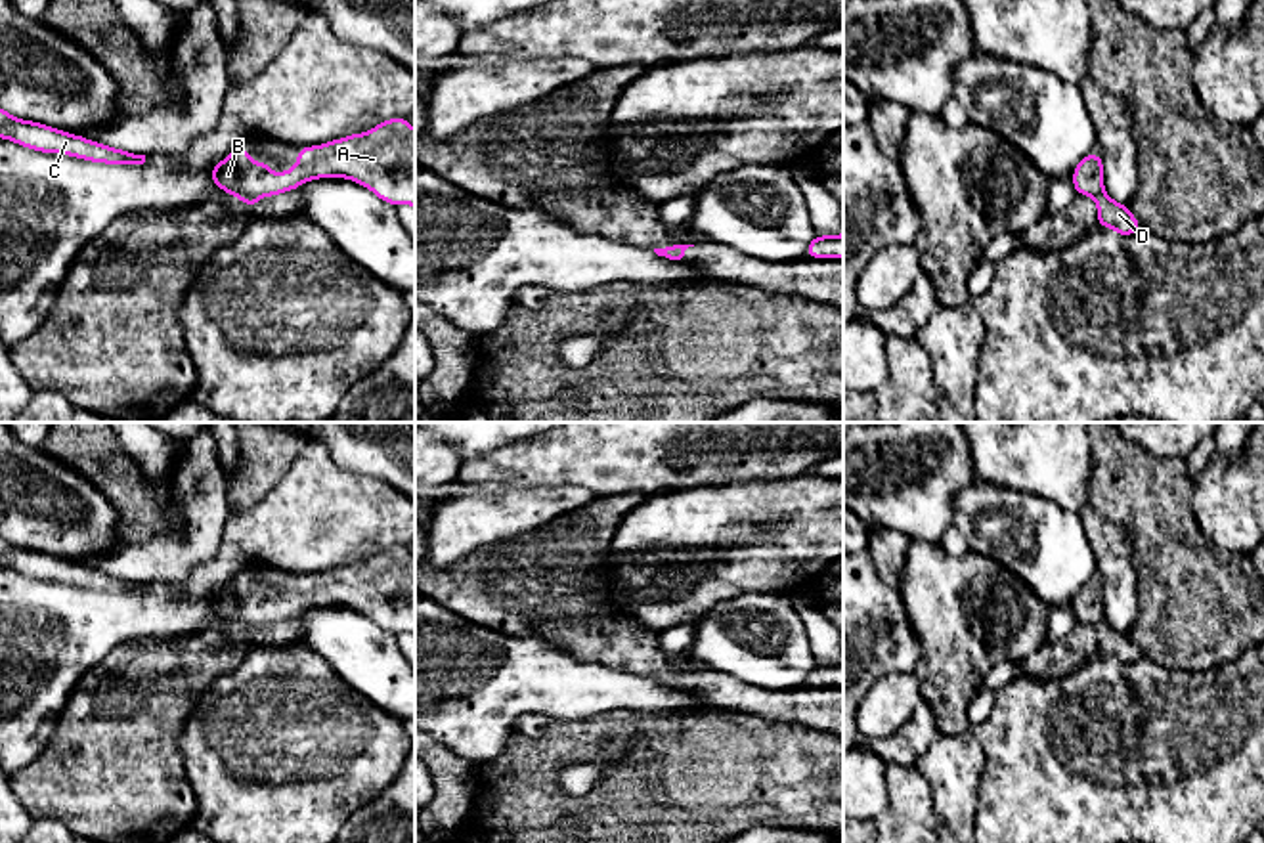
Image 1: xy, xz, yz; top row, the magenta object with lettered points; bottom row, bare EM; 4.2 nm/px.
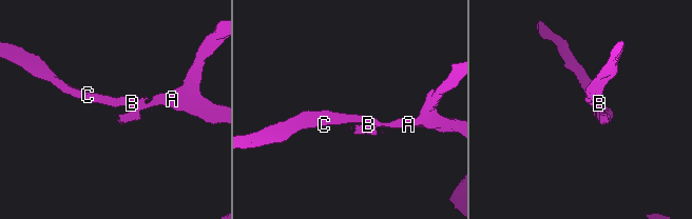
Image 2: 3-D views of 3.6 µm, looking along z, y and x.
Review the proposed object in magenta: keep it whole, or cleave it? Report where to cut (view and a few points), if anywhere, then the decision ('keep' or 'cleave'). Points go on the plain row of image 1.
cut in yz along (1104, 620), (1094, 626); cleave

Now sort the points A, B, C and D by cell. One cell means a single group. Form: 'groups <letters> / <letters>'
groups A B C / D

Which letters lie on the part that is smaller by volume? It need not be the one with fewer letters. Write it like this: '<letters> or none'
D

